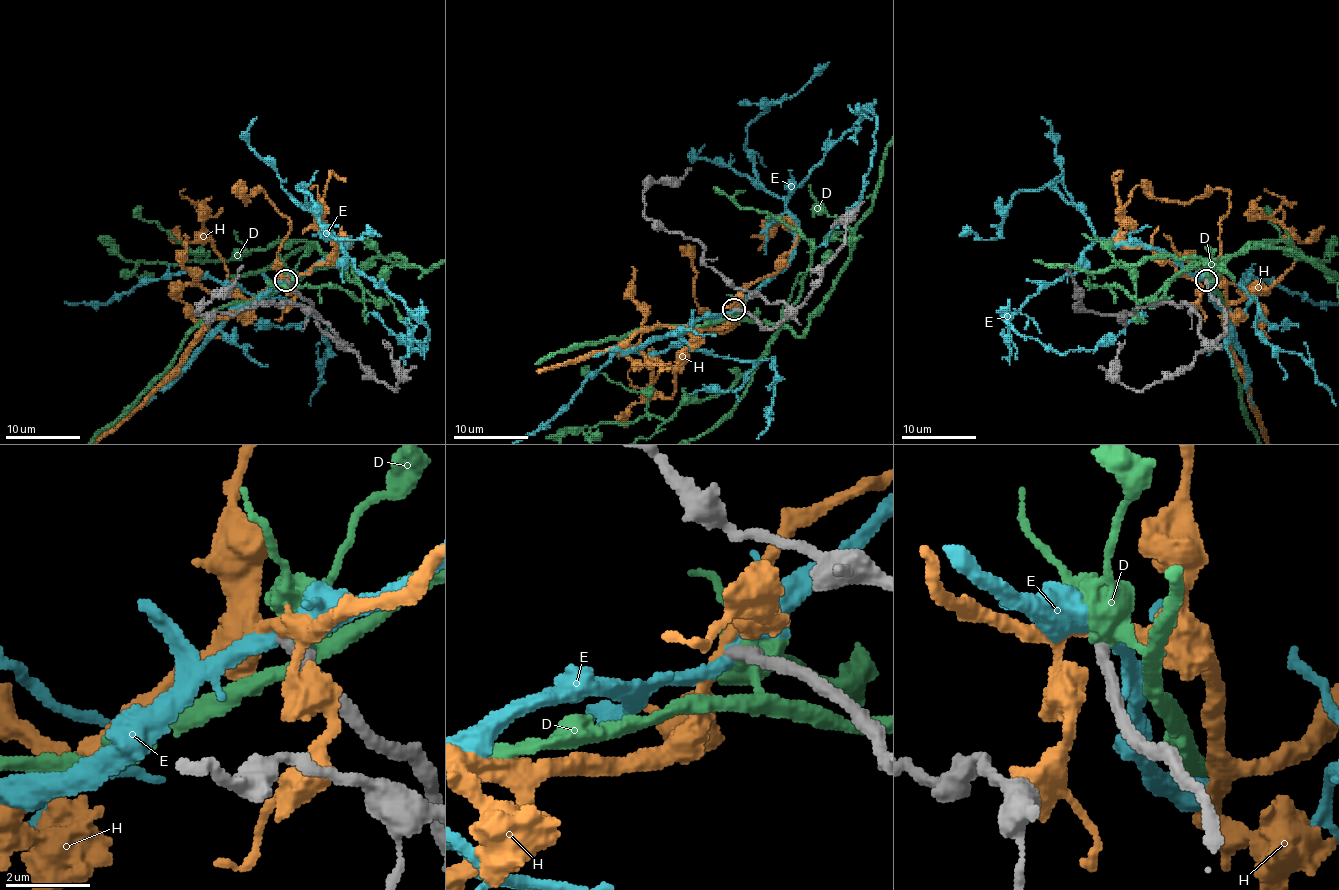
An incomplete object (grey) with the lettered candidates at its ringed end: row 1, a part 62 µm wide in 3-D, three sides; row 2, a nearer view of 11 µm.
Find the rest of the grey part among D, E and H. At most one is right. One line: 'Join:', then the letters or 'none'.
Join: none

